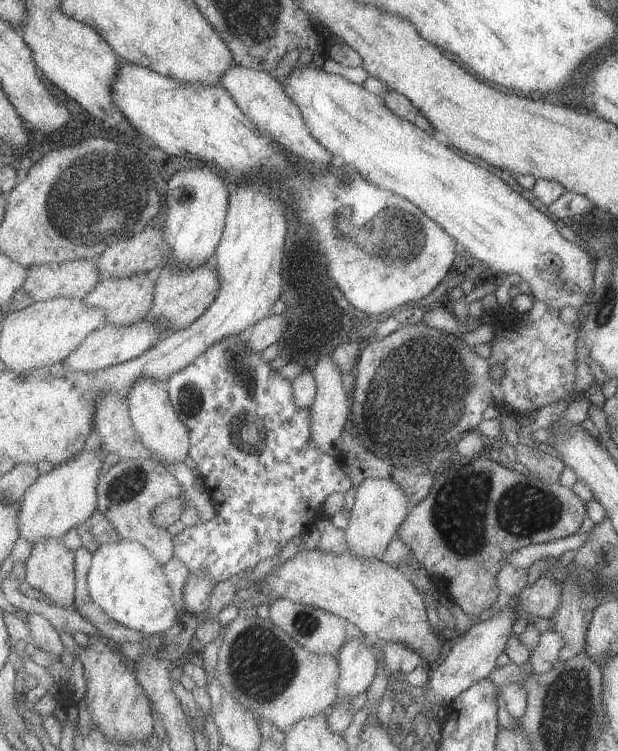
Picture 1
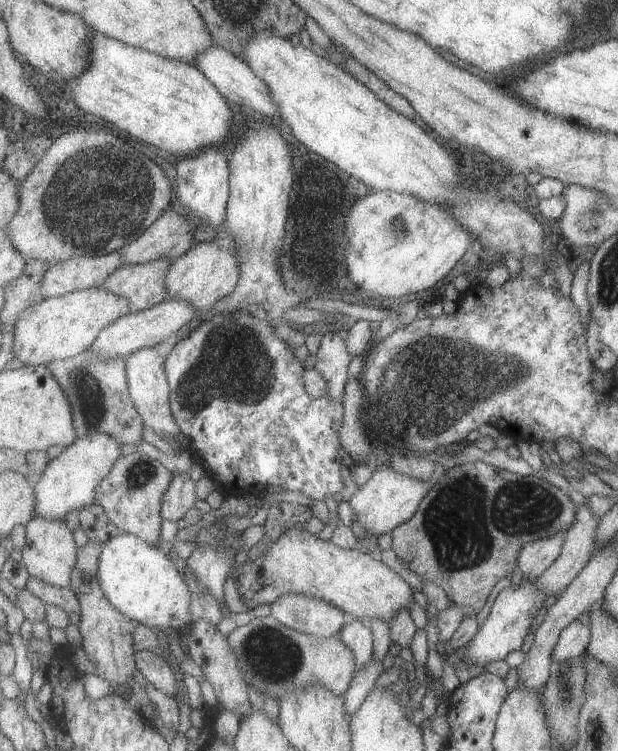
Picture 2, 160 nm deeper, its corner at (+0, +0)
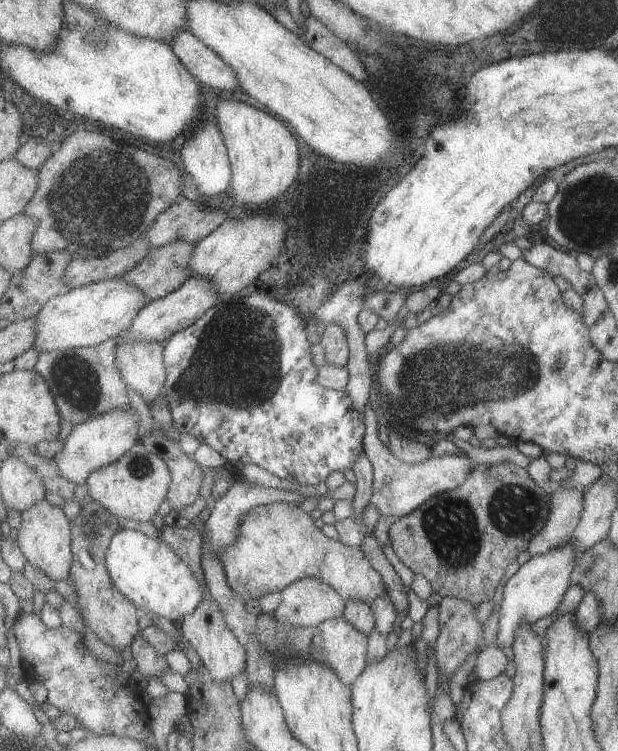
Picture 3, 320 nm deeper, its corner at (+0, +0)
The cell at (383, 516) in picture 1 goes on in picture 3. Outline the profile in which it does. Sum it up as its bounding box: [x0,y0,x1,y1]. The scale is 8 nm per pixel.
[364,403,473,518]

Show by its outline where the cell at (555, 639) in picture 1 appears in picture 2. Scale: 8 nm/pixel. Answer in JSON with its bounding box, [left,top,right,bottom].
[553,618,590,666]

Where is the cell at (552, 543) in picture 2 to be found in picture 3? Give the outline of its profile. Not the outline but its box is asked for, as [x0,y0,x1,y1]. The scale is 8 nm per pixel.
[526,486,583,557]

